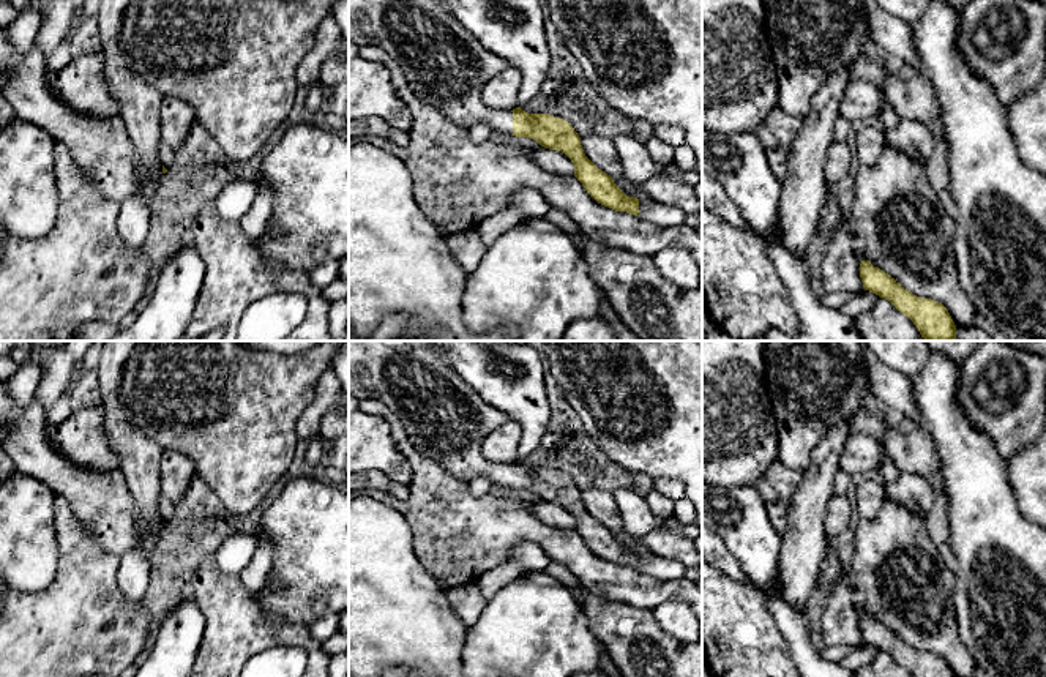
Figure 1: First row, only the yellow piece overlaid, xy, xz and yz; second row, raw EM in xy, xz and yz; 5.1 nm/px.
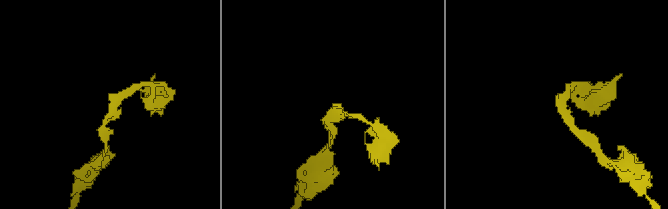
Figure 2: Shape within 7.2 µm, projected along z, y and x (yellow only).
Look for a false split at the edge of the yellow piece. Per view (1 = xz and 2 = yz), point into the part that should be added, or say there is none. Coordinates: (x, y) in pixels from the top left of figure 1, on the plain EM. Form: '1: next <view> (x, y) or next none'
1: next xz (442, 415)
2: next none

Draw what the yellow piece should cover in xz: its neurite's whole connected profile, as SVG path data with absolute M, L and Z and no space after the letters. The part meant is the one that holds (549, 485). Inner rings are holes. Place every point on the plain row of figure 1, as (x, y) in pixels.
M349 341L349 395L385 404L399 417L415 448L454 477L464 481L484 477L495 486L530 491L544 502L565 507L574 518L574 530L598 557L637 570L639 552L626 549L611 529L585 510L579 488L566 473L549 467L529 467L521 461L497 464L483 454L481 445L486 437L513 420L508 413L486 404L458 376L434 341Z

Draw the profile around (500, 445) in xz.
M517 423L506 425L492 431L481 445L483 454L497 464L513 464L517 459L517 447L522 437L522 429Z

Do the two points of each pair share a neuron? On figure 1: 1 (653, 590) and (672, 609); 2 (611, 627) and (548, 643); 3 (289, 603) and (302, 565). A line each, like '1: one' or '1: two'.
1: two
2: two
3: one

